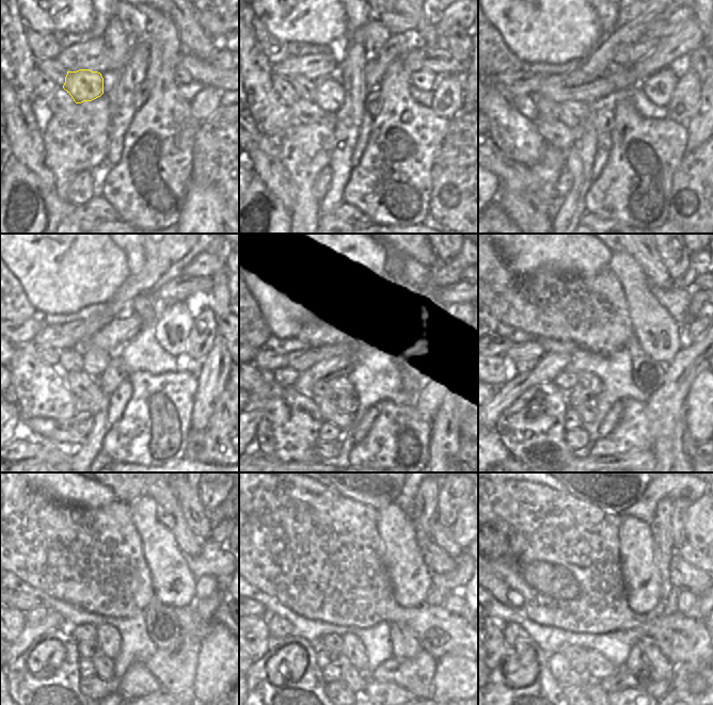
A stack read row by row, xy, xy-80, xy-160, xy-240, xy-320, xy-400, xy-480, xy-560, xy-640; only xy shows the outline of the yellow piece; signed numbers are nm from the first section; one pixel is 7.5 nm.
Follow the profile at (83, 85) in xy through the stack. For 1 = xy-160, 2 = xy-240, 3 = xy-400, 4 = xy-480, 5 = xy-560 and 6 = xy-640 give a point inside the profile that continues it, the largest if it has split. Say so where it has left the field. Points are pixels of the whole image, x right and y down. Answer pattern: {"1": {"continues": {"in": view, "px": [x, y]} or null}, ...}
{"1": {"continues": {"in": "xy-160", "px": [570, 113]}}, "2": {"continues": {"in": "xy-240", "px": [95, 361]}}, "3": {"continues": {"in": "xy-400", "px": [591, 383]}}, "4": {"continues": {"in": "xy-480", "px": [109, 638]}}, "5": {"continues": {"in": "xy-560", "px": [353, 652]}}, "6": {"continues": {"in": "xy-640", "px": [599, 668]}}}

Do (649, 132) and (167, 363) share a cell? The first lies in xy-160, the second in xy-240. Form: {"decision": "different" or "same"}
{"decision": "different"}

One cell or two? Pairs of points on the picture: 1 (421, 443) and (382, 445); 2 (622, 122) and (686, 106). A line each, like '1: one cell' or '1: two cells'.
1: one cell
2: two cells

